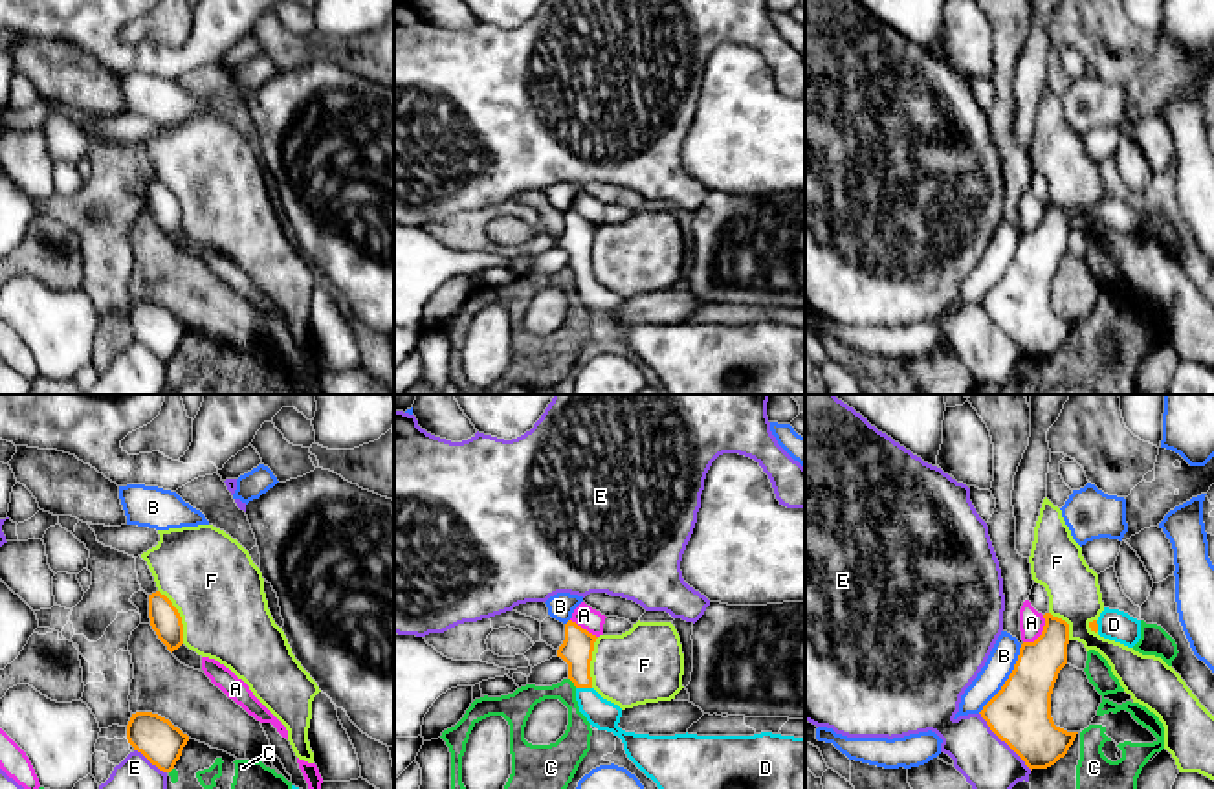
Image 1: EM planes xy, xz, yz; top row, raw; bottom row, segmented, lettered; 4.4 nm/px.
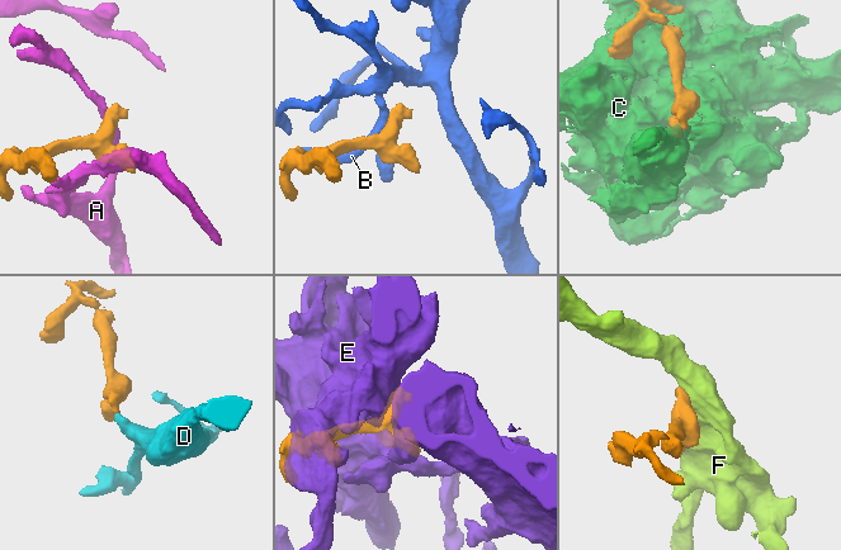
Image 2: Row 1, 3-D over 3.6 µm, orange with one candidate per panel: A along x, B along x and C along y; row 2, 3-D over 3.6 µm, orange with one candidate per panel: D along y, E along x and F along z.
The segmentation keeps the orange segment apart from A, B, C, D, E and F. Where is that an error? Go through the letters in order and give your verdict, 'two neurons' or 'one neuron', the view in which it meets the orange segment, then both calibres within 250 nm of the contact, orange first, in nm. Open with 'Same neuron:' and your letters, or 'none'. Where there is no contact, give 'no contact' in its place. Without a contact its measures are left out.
Same neuron: D
A: two neurons; meets orange in yz; 200 nm thick on the orange side, 110 nm on the other
B: two neurons; meets orange in yz; 280 nm thick on the orange side, 120 nm on the other
C: two neurons; meets orange in xz; 140 nm thick on the orange side, 120 nm on the other
D: one neuron; meets orange in xz; 140 nm thick on the orange side, 130 nm on the other
E: two neurons; meets orange in yz; 280 nm thick on the orange side, 240 nm on the other
F: two neurons; meets orange in xy; 140 nm thick on the orange side, 400 nm on the other

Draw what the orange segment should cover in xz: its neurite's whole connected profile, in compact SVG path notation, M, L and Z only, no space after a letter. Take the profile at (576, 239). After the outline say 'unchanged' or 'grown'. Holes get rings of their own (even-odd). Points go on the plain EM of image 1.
M568 209L557 239L568 253L579 301L598 319L622 328L627 347L657 372L668 394L805 394L805 327L622 319L622 297L592 277L596 228Z; grown

